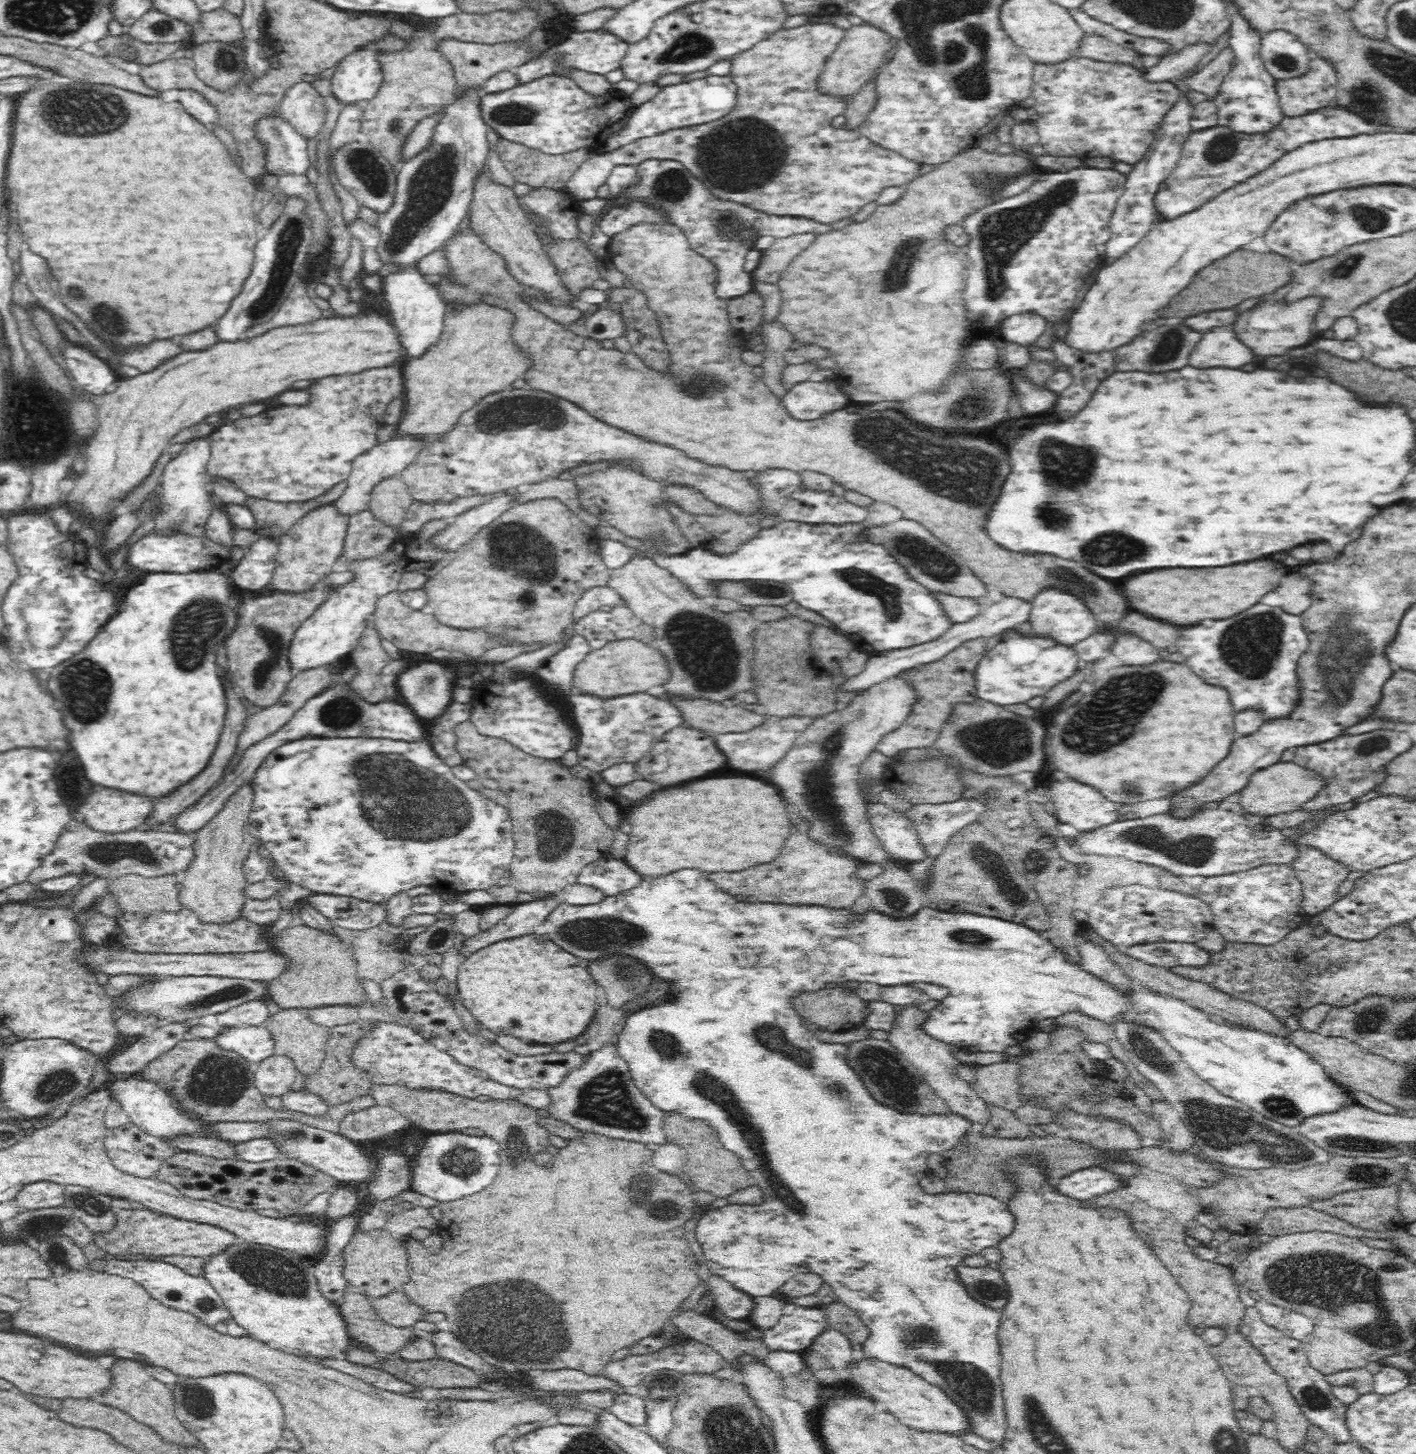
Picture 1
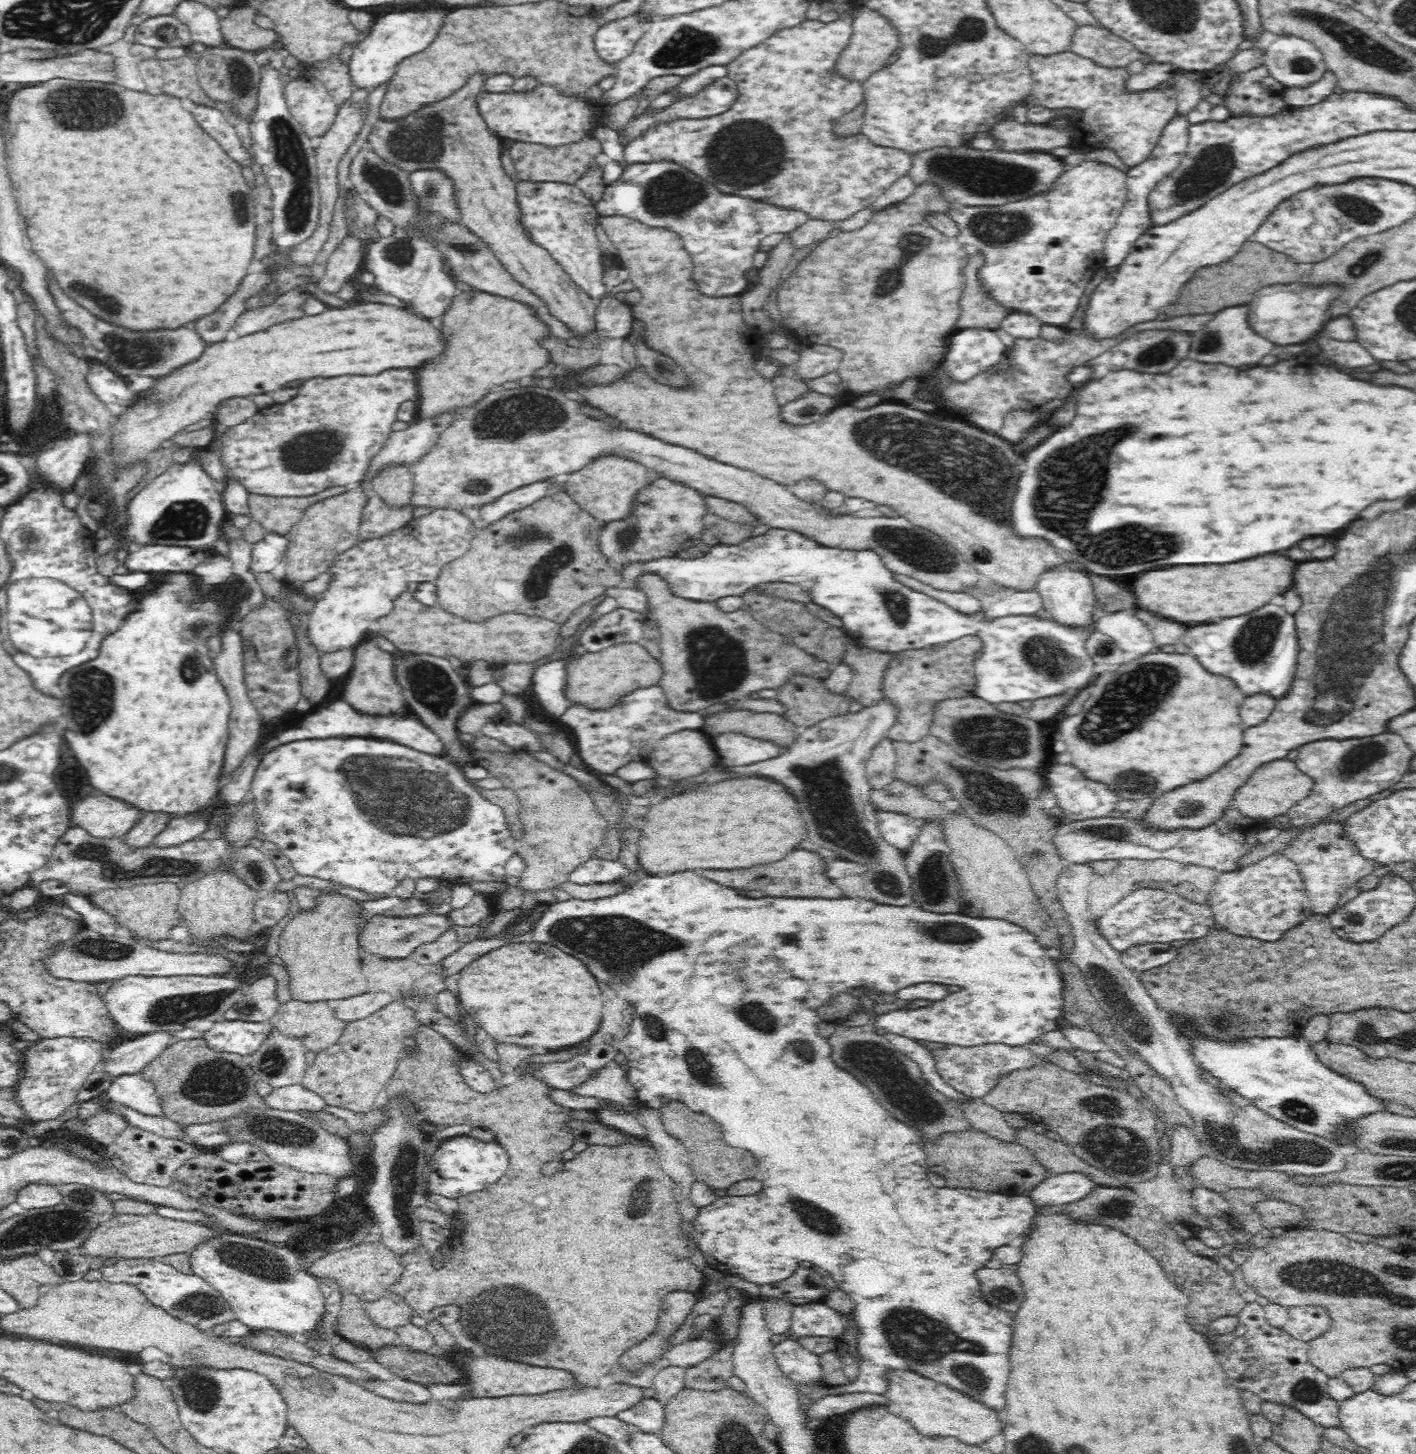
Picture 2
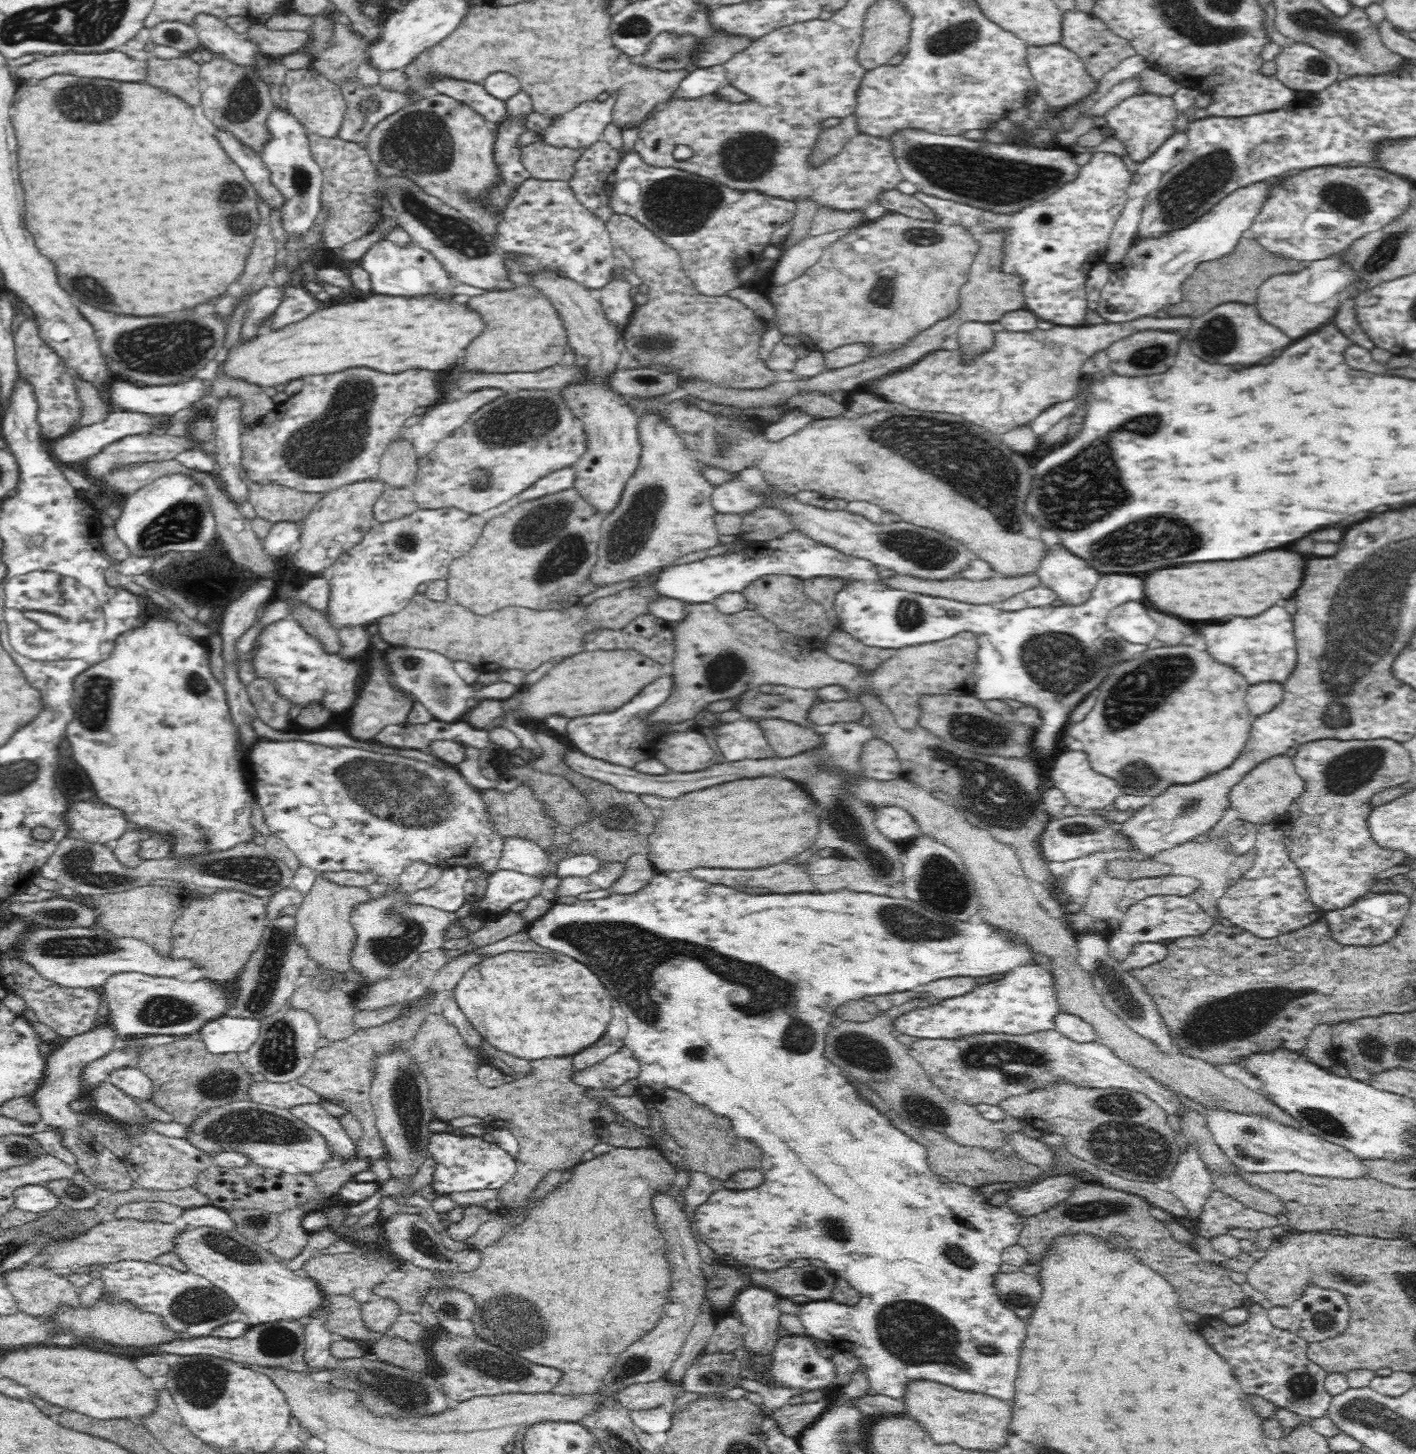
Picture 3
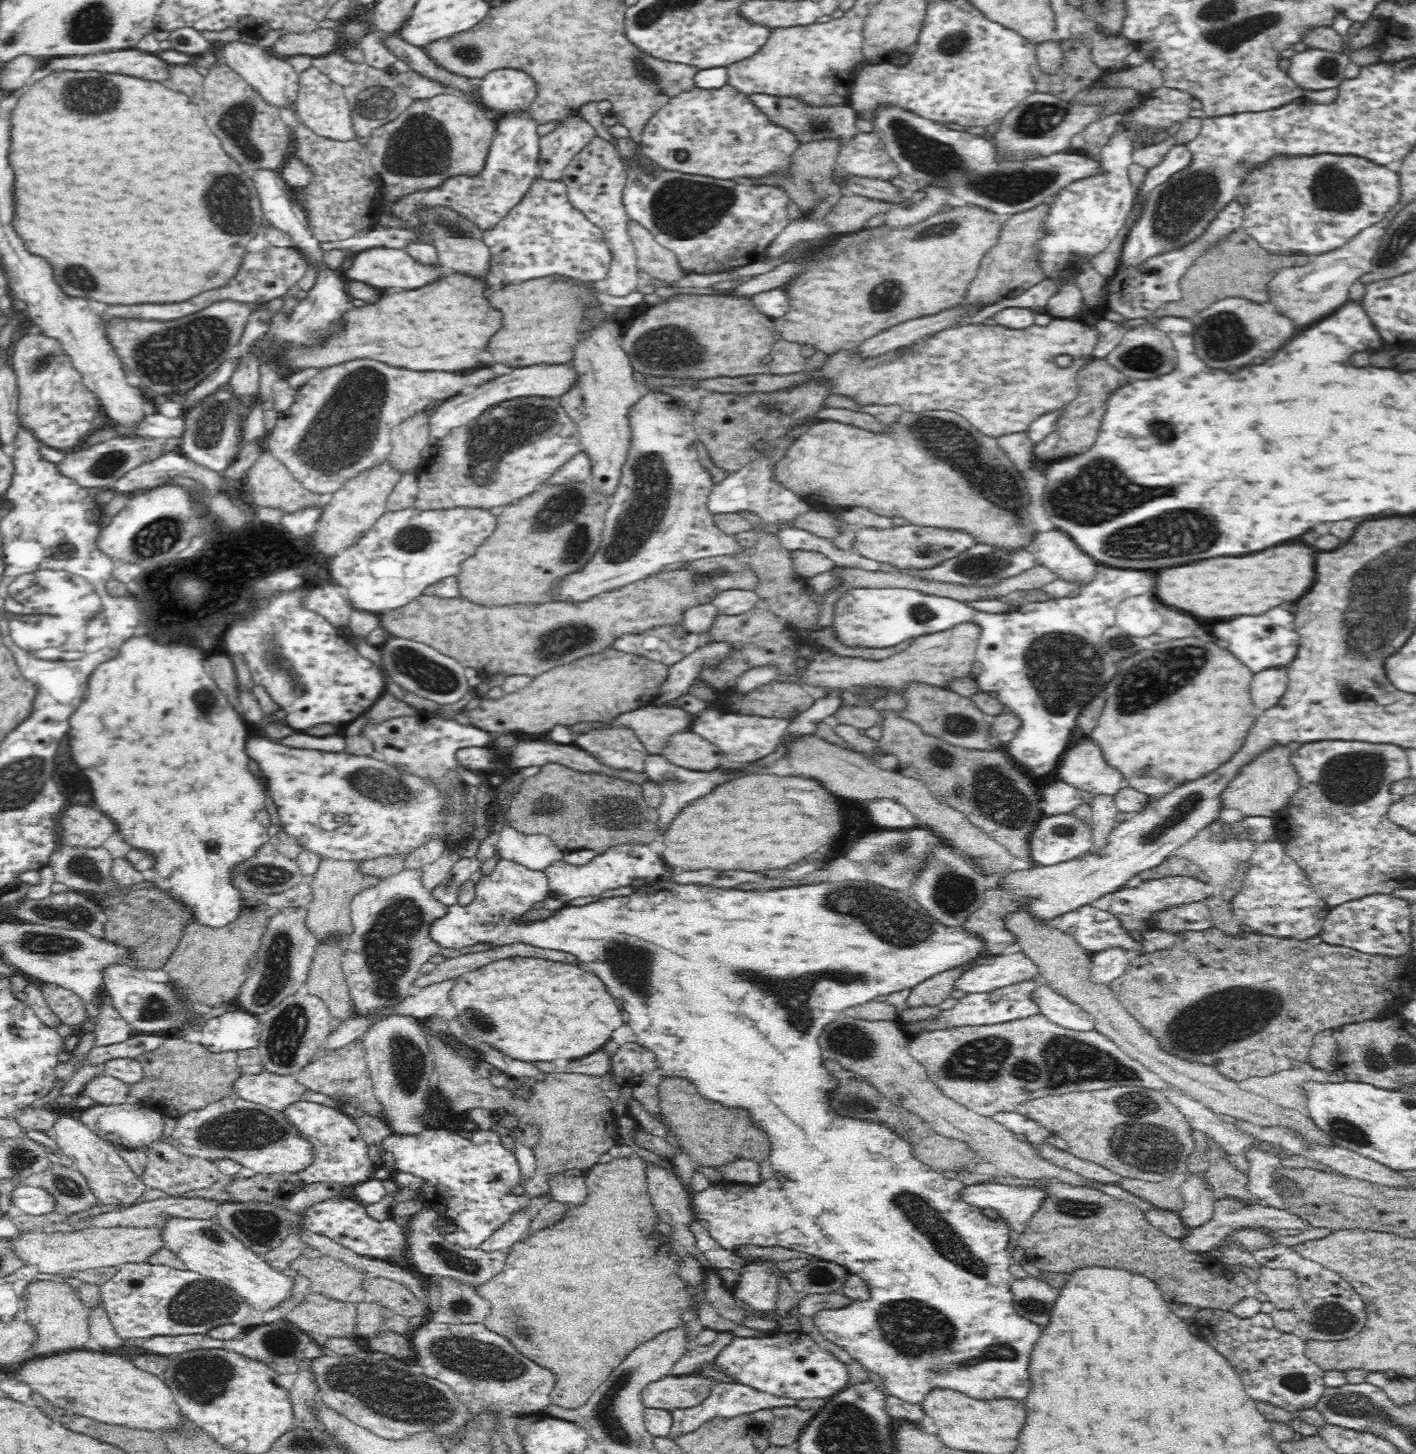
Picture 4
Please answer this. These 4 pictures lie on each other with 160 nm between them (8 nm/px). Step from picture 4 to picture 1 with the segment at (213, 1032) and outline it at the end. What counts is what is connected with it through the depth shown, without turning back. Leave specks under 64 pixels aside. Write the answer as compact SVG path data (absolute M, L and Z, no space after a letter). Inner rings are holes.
M263 1025L227 1028L214 1039L226 1050L237 1052L249 1063L262 1062L274 1055L270 1031Z

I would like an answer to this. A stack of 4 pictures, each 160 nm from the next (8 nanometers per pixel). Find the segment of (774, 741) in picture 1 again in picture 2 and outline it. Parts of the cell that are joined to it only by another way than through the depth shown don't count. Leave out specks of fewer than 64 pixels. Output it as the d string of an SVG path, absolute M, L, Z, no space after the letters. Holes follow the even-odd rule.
M744 734L714 736L714 746L726 766L748 766L776 758L788 748L782 744Z

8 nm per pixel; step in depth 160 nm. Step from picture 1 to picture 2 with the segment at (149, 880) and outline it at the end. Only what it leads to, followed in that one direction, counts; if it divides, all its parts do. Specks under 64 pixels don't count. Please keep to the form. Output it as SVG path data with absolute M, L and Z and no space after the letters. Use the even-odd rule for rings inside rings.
M157 882L127 886L126 888L109 888L88 895L96 906L108 911L120 926L128 928L140 937L147 937L151 942L168 938L168 932L183 921L178 911L178 899L181 890L176 883Z

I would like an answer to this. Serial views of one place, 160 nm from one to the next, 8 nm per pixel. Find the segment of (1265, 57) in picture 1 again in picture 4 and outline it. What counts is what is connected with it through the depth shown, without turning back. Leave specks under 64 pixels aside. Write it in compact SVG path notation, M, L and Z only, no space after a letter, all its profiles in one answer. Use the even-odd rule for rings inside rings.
M1307 49L1290 58L1288 78L1306 90L1336 88L1346 79L1344 70L1351 59L1345 54L1327 50Z

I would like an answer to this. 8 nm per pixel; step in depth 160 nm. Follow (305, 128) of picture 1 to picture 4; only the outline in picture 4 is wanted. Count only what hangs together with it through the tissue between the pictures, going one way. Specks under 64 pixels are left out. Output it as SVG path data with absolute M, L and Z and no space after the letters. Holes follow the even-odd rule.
M314 67L306 68L297 74L298 90L292 107L300 120L317 135L335 140L347 141L356 138L352 130L351 114L354 109L346 97L342 85L332 82L325 74Z

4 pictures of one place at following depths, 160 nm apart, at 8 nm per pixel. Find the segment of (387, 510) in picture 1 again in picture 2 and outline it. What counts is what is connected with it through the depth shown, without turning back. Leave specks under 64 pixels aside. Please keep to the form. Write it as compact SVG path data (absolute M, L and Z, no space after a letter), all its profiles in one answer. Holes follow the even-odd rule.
M388 466L369 482L370 493L378 496L388 508L411 506L413 476L407 466Z

